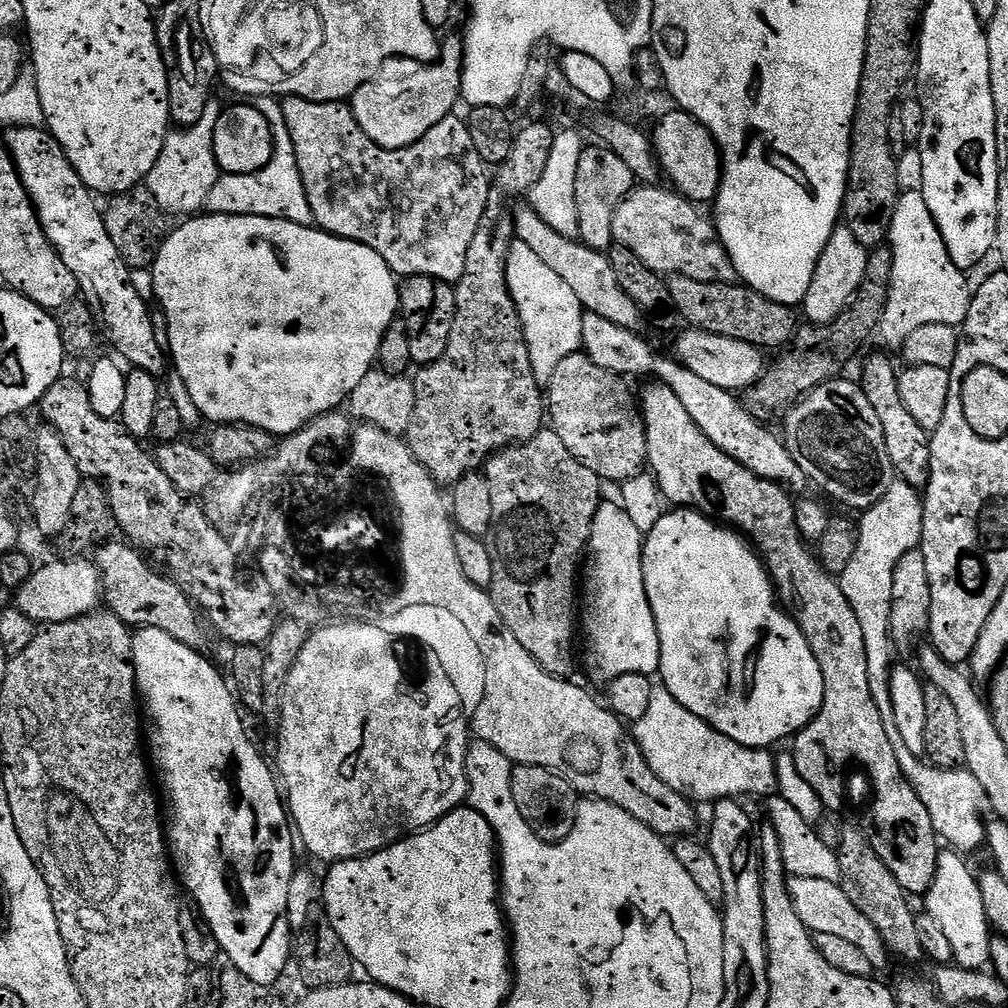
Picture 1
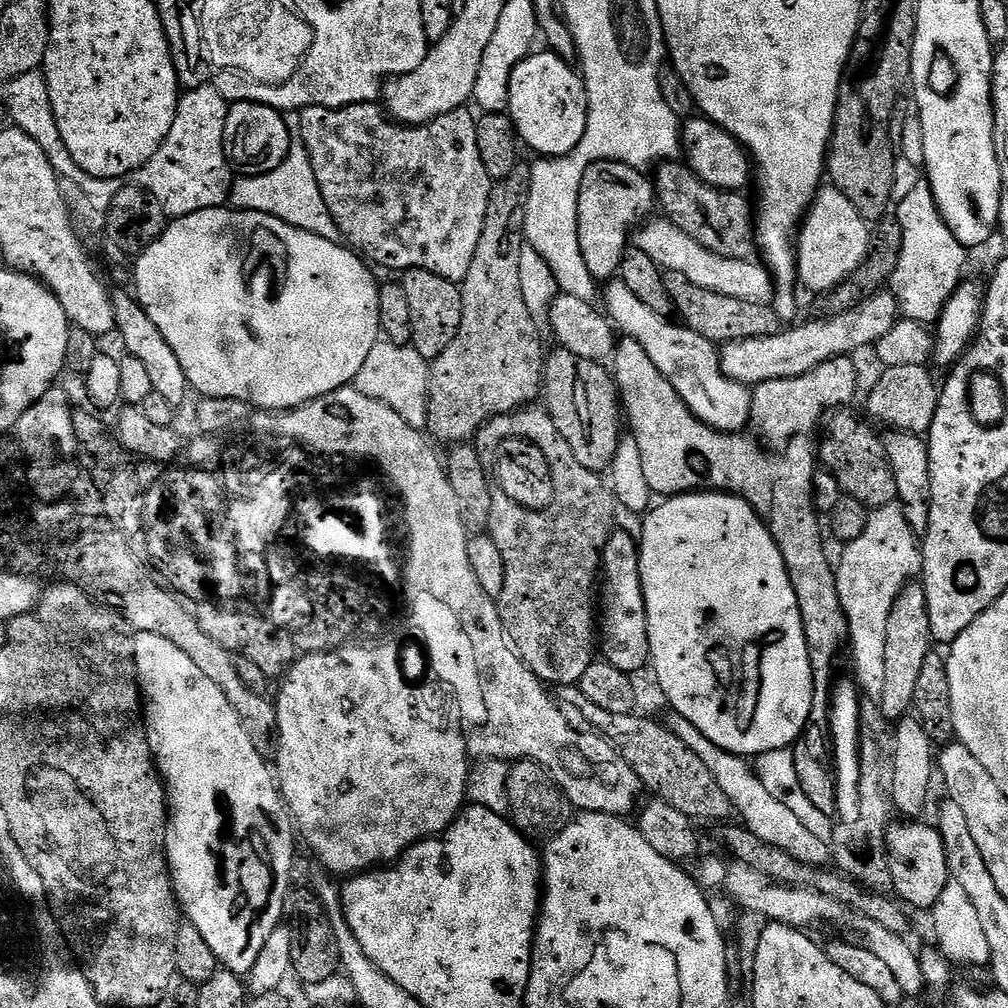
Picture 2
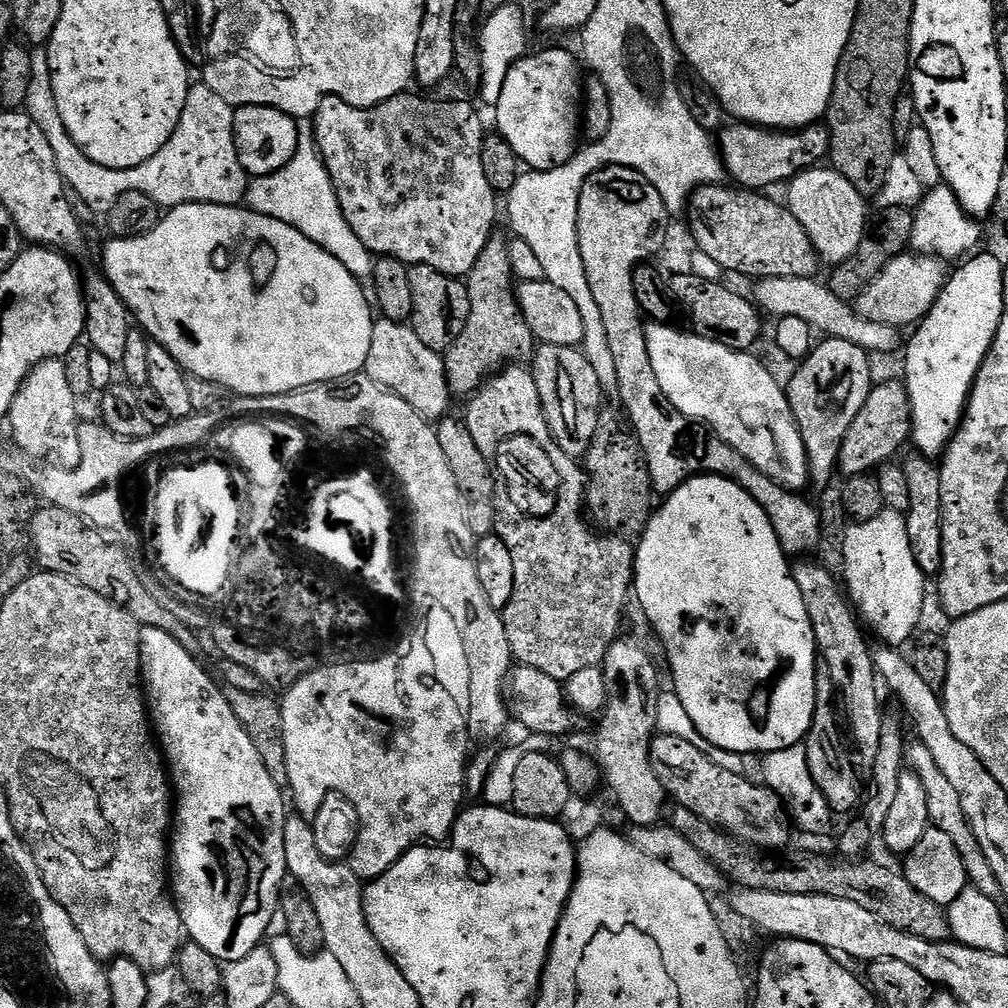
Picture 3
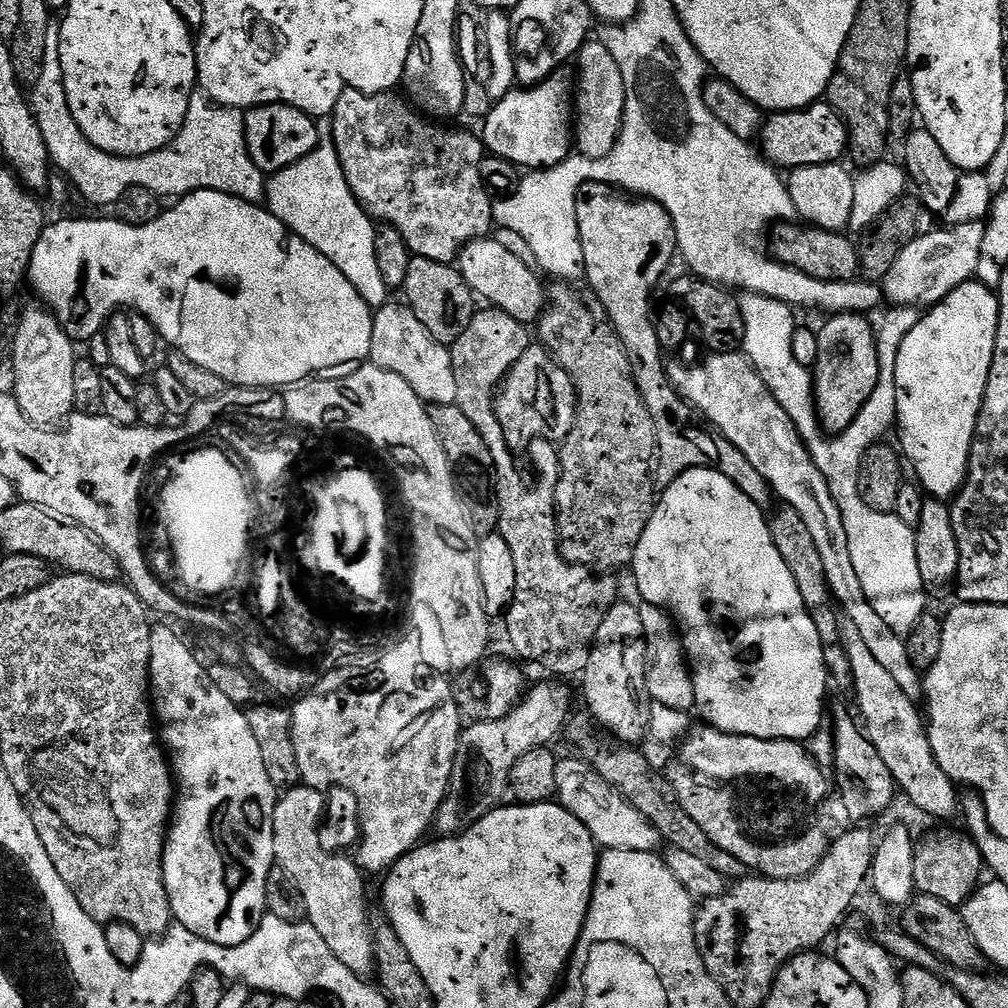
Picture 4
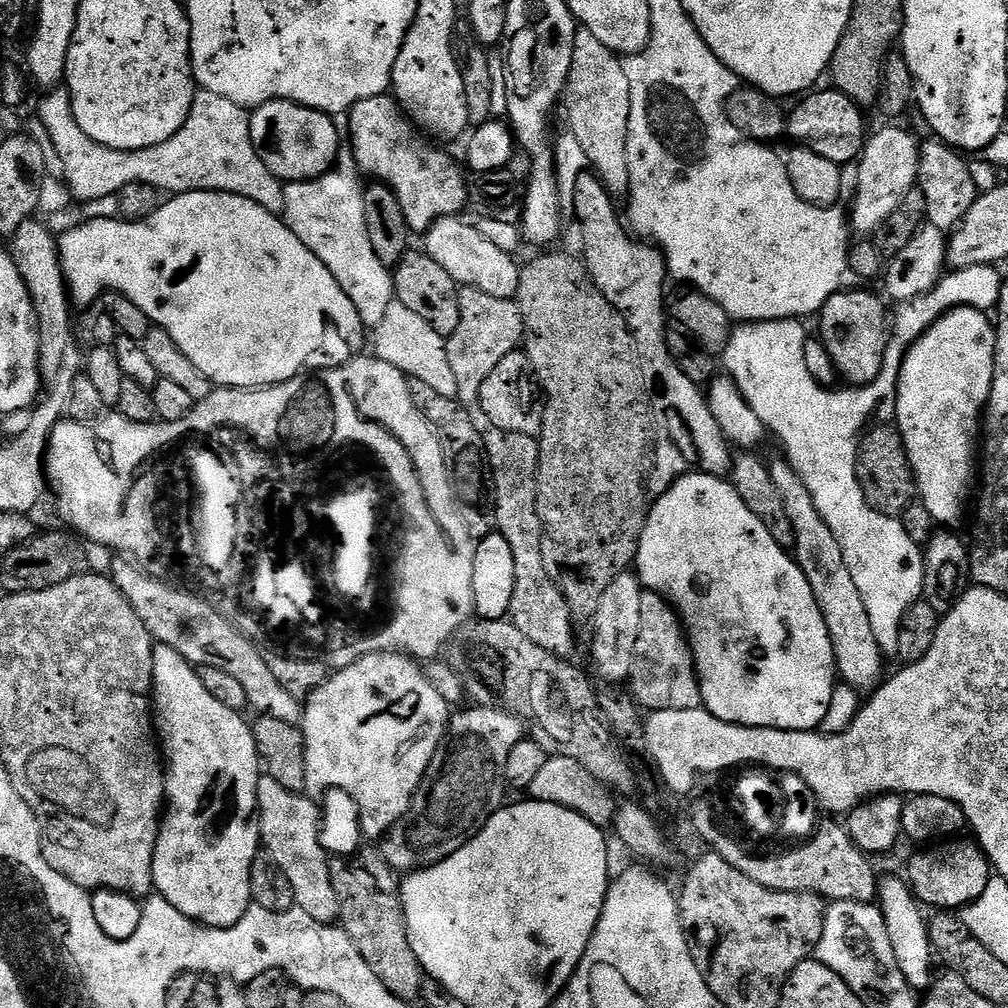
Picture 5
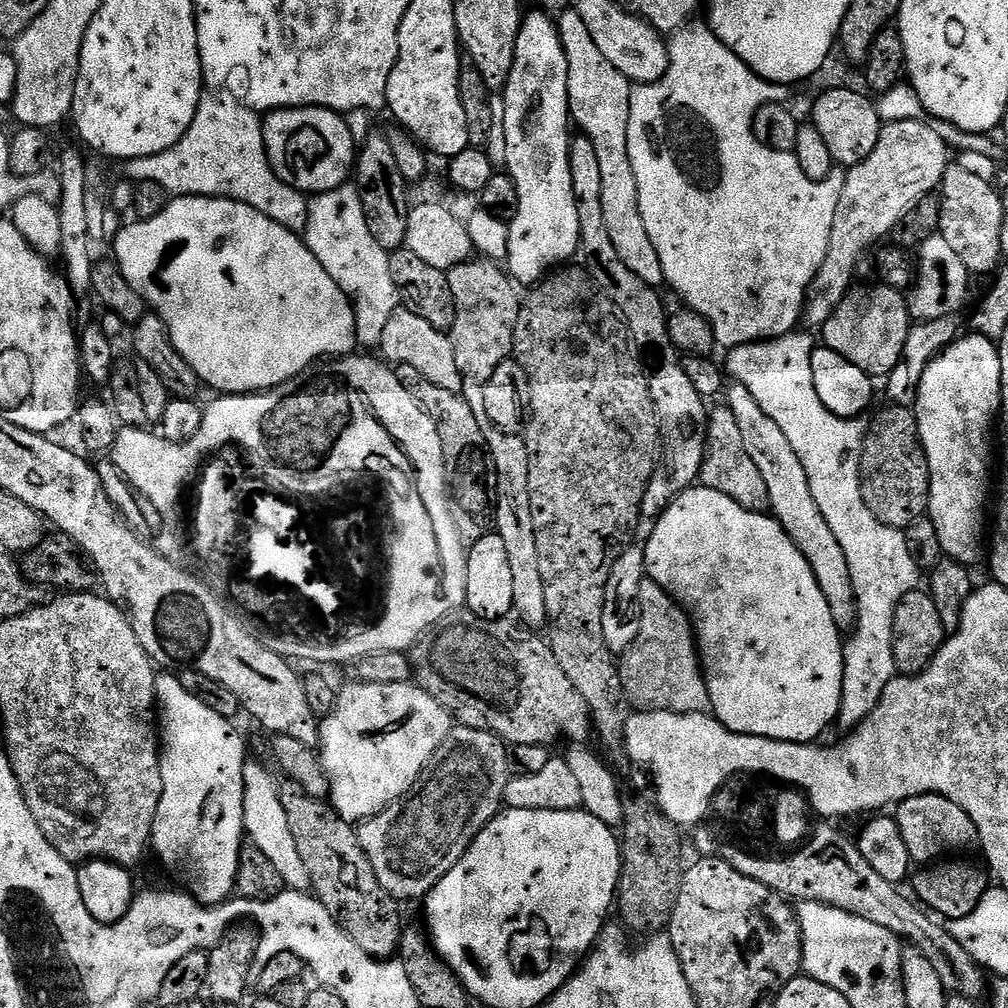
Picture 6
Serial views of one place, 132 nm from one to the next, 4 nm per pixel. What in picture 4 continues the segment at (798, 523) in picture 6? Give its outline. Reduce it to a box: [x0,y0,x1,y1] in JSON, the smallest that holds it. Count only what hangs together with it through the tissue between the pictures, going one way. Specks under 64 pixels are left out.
[838,618,958,820]

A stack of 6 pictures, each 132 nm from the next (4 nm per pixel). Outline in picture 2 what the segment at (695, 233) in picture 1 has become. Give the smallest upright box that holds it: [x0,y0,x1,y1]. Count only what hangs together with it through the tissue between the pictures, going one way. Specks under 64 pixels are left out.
[634,218,774,304]

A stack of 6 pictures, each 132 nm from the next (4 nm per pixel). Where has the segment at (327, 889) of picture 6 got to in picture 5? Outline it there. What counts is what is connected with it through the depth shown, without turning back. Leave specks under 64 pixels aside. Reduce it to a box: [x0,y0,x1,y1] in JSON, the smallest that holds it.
[332,855,426,1001]

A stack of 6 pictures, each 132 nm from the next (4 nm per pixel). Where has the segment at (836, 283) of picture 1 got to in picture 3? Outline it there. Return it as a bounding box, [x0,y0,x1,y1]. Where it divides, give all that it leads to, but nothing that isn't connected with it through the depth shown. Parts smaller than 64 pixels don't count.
[786,166,870,265]

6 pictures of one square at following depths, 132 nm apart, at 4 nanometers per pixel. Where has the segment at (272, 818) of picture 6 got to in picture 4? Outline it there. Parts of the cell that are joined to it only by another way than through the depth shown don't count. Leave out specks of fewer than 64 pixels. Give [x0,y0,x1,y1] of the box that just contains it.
[274,786,376,974]

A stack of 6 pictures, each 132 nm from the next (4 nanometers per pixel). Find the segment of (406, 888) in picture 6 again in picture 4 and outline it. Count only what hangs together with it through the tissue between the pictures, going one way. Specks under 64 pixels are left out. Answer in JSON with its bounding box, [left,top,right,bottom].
[434,683,573,837]

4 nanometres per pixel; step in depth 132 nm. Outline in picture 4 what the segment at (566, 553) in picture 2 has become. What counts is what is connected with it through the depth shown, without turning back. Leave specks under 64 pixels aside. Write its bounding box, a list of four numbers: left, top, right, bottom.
[450,306,618,678]

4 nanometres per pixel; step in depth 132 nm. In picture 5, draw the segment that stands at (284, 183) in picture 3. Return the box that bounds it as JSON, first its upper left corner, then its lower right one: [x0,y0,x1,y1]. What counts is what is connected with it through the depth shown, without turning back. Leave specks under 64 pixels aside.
[282,143,394,330]

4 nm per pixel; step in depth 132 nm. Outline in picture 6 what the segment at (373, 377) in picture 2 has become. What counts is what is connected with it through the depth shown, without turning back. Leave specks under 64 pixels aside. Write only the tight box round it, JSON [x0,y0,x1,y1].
[379,306,464,393]

